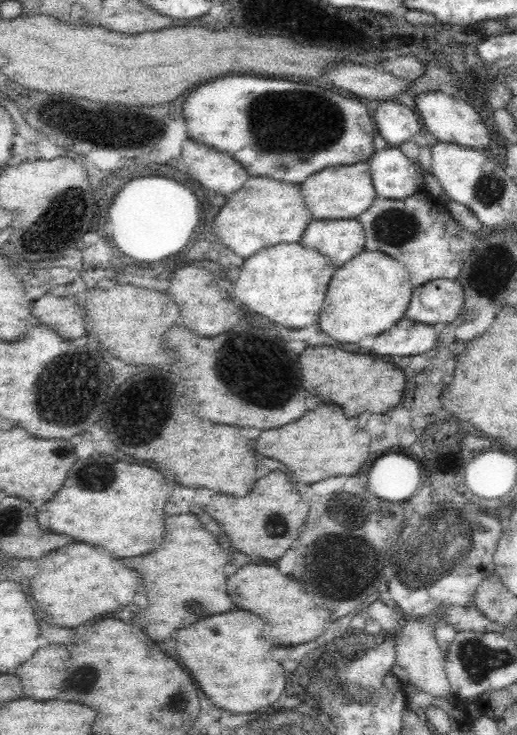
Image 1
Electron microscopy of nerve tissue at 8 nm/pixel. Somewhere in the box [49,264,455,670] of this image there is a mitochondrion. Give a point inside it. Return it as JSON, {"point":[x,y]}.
{"point":[93,477]}

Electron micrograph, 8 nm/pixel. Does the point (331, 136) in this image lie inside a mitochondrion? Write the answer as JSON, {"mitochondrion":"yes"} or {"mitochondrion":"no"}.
{"mitochondrion":"yes"}

